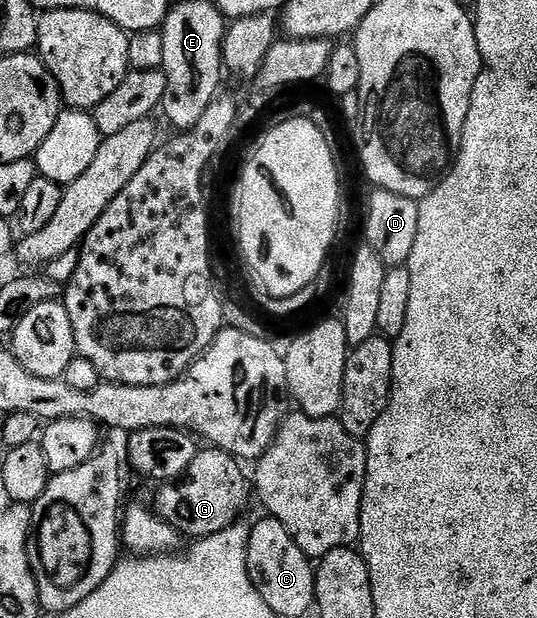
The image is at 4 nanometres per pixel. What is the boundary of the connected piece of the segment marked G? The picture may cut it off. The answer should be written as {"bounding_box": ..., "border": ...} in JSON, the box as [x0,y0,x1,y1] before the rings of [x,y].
{"bounding_box":[154,448,250,540],"border":[[[204,448],[197,453],[196,459],[190,464],[190,468],[184,473],[184,477],[177,478],[167,484],[161,485],[156,494],[156,506],[154,513],[163,522],[169,522],[175,530],[179,530],[181,535],[195,540],[205,538],[211,534],[217,534],[232,526],[241,517],[240,514],[248,506],[248,494],[250,498],[250,478],[244,475],[244,470],[239,461],[233,458],[224,450],[215,448]]]}

